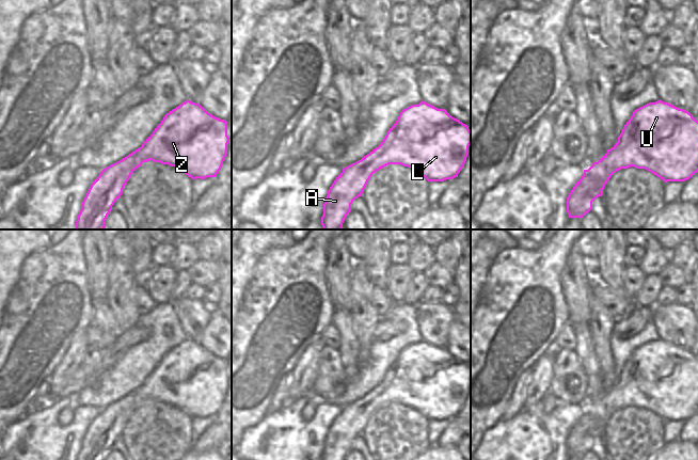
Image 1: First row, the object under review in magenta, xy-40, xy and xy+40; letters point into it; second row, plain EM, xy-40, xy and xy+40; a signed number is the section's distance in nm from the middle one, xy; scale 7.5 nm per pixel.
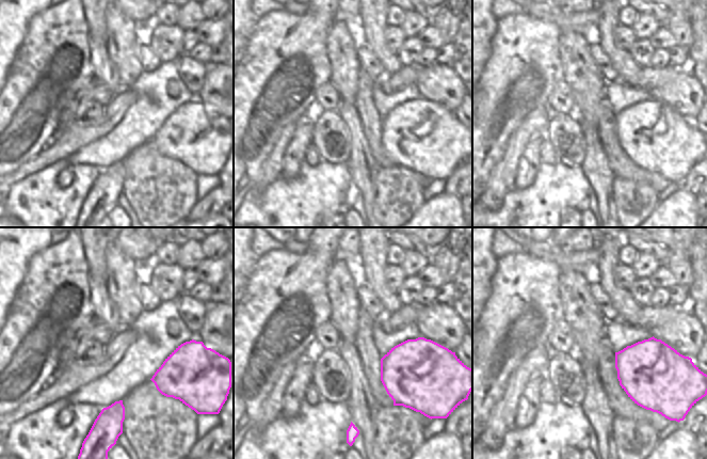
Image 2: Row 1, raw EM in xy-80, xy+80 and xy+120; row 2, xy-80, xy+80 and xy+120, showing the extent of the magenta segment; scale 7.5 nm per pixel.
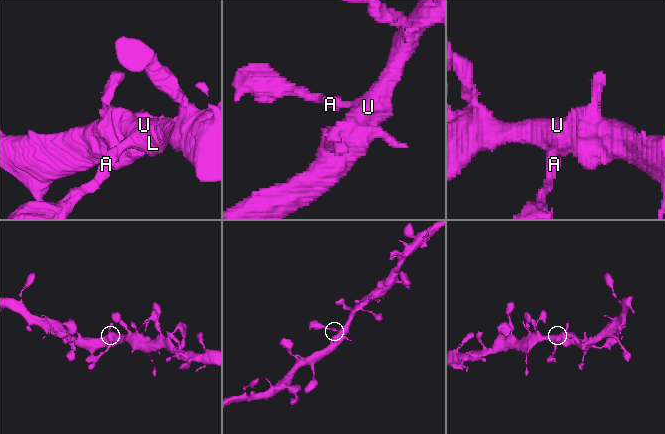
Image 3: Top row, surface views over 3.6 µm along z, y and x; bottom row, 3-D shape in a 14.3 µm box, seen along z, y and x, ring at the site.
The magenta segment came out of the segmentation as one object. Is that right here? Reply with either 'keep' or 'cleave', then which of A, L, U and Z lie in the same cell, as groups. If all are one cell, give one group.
keep; groups A L U Z

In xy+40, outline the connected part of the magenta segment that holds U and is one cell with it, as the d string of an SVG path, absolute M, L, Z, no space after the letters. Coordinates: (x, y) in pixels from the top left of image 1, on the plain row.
M661 338L649 342L636 348L631 358L624 364L618 381L588 409L584 409L582 417L575 423L567 437L567 451L569 457L583 457L592 448L592 441L603 434L603 428L609 417L619 409L634 406L645 408L665 422L685 421L698 411L698 360L688 351L679 348Z

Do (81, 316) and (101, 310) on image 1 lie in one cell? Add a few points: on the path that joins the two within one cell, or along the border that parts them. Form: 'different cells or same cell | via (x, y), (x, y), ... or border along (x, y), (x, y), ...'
different cells | border along (90, 299), (93, 321)

